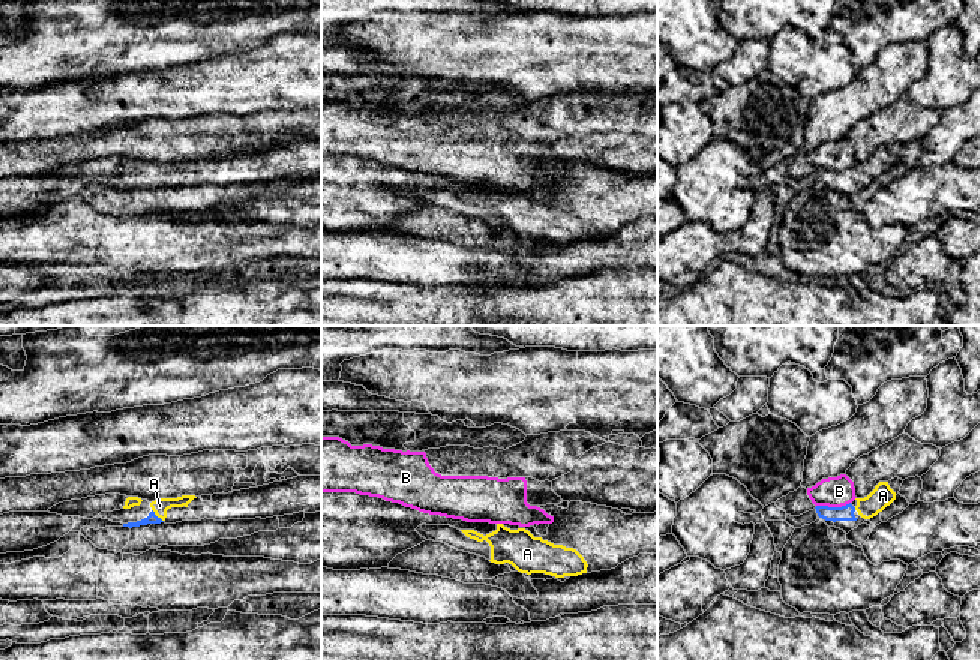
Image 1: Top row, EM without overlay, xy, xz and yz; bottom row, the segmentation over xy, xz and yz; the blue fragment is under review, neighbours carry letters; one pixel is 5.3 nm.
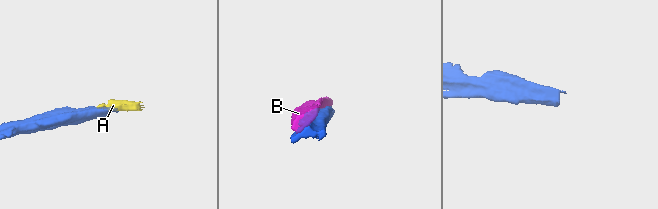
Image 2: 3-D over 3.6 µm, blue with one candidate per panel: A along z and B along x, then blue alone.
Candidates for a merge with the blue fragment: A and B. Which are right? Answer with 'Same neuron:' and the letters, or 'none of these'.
Same neuron: A

